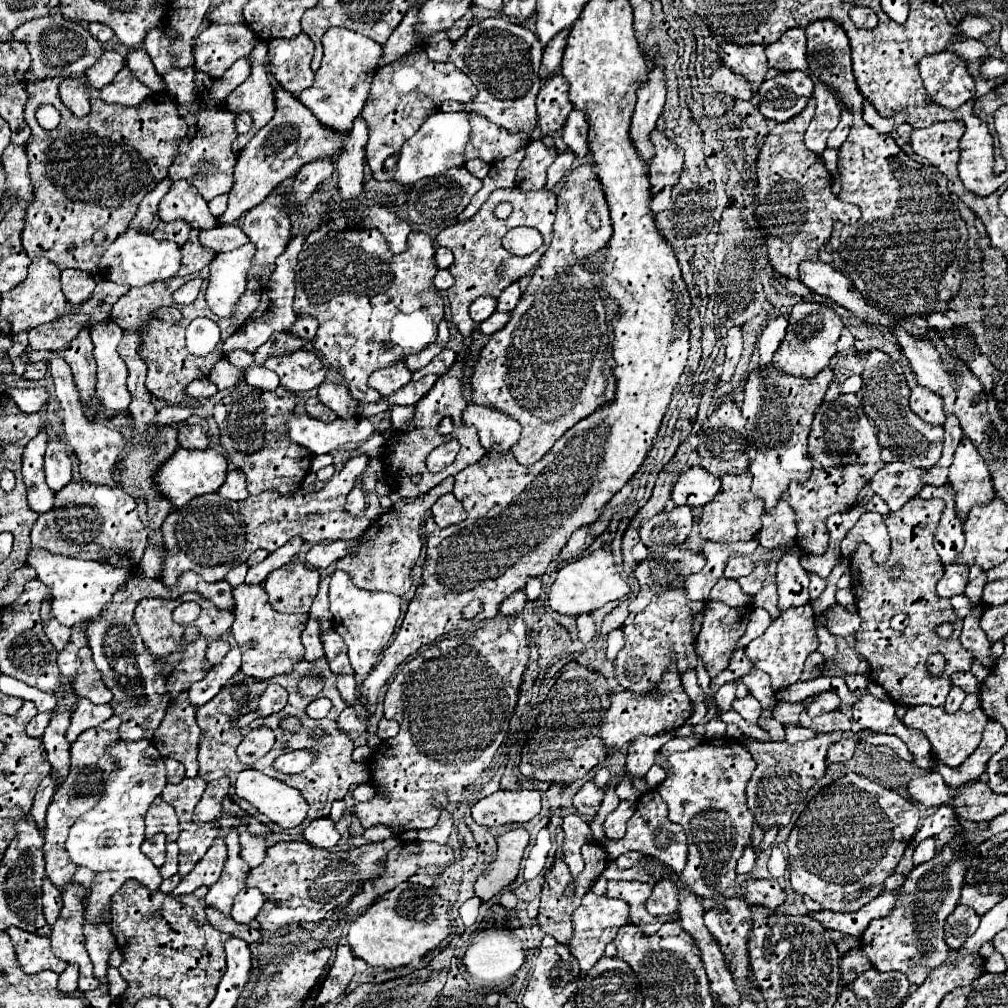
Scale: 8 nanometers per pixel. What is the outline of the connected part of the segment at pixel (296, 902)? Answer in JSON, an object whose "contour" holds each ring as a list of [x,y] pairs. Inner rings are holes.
{"contour":[[[390,837],[380,843],[356,847],[352,851],[334,849],[332,853],[332,849],[320,851],[304,841],[276,843],[268,849],[264,863],[250,871],[250,877],[246,881],[248,887],[260,889],[266,899],[256,921],[266,931],[278,931],[290,923],[300,921],[322,921],[328,911],[346,907],[350,897],[358,893],[362,881],[368,881],[368,877],[378,877],[378,873],[382,873],[382,861],[386,859],[386,853],[396,845],[398,839]]]}

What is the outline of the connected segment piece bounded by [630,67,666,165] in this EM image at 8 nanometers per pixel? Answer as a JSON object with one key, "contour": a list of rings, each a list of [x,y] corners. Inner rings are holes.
{"contour":[[[664,67],[652,69],[648,73],[648,81],[638,89],[638,103],[632,115],[630,125],[630,139],[640,155],[640,159],[650,165],[654,157],[654,147],[650,143],[650,131],[656,127],[656,121],[664,107]]]}

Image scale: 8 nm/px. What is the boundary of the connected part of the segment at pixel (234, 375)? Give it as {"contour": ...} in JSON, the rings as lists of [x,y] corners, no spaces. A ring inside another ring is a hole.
{"contour":[[[220,359],[216,365],[214,365],[214,369],[210,371],[210,381],[220,389],[220,391],[224,391],[224,389],[228,389],[228,387],[234,387],[236,383],[240,383],[242,381],[242,375],[244,375],[244,369],[238,369],[238,367],[234,367],[234,365],[230,365],[226,359]]]}

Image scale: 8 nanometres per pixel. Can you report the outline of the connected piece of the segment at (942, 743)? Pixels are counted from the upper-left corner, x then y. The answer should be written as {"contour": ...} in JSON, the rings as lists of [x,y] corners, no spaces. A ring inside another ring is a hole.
{"contour":[[[920,705],[920,707],[914,707],[914,709],[908,709],[906,715],[902,717],[902,723],[908,727],[908,729],[918,729],[926,735],[926,739],[930,741],[932,745],[932,755],[936,757],[938,763],[944,763],[948,767],[958,767],[966,761],[966,757],[970,757],[976,747],[980,745],[982,741],[982,731],[984,731],[984,725],[988,723],[988,717],[976,709],[972,713],[964,713],[964,711],[958,711],[958,713],[942,713],[942,707],[930,707],[930,705]]]}

